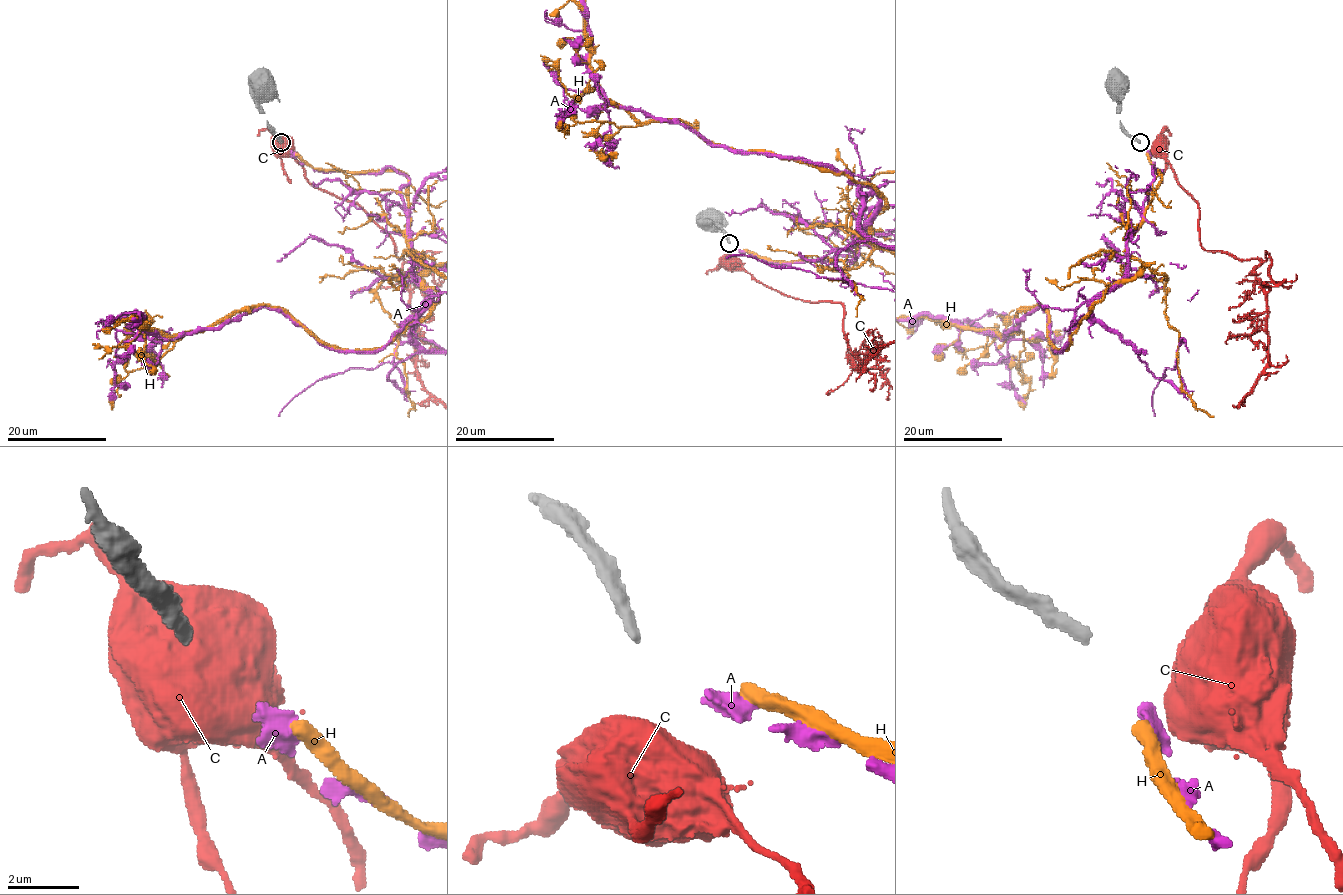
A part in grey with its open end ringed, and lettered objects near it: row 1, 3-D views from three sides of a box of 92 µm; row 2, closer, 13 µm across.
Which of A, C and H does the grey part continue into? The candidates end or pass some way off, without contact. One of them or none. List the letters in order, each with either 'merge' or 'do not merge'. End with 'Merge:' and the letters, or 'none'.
A: merge
C: do not merge
H: do not merge
Merge: A

